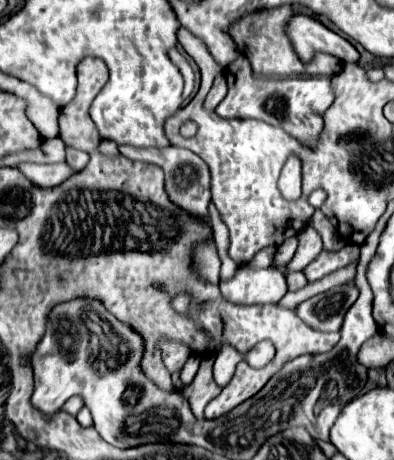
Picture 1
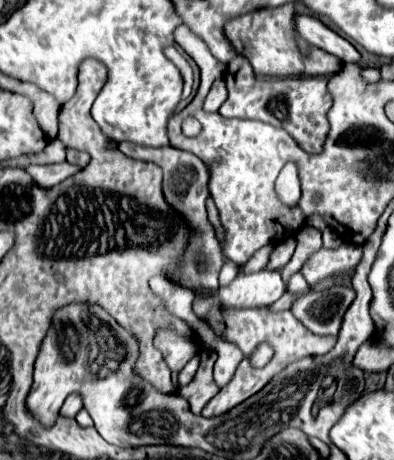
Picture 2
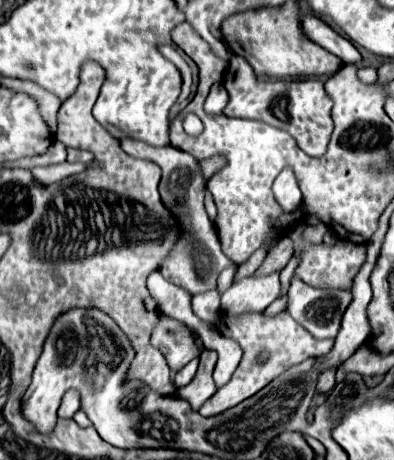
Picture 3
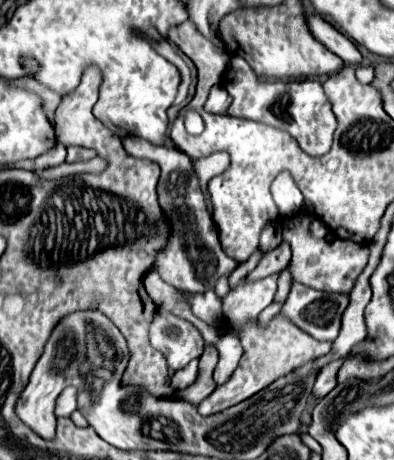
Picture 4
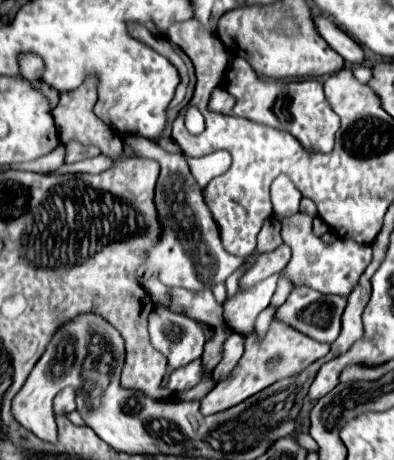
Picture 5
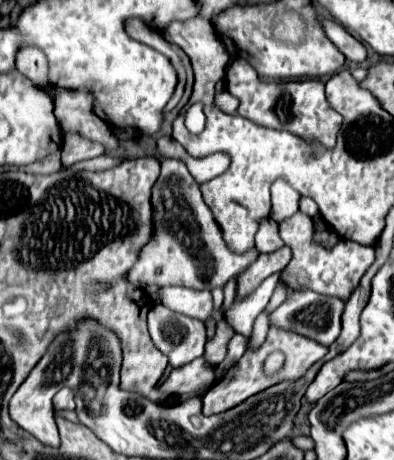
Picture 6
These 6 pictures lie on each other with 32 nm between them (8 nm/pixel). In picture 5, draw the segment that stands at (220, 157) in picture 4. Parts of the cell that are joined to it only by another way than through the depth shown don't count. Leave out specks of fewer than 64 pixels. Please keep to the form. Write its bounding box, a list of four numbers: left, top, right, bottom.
[186,151,231,189]

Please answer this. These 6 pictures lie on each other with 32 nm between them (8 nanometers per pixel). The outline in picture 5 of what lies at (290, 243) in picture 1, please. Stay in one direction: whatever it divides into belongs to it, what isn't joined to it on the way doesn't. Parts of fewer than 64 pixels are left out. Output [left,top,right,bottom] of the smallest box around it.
[240,244,290,290]

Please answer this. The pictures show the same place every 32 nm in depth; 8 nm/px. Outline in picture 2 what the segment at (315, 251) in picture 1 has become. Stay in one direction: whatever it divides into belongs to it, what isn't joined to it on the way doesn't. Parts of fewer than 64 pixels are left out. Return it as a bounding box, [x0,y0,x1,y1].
[282,226,322,284]

